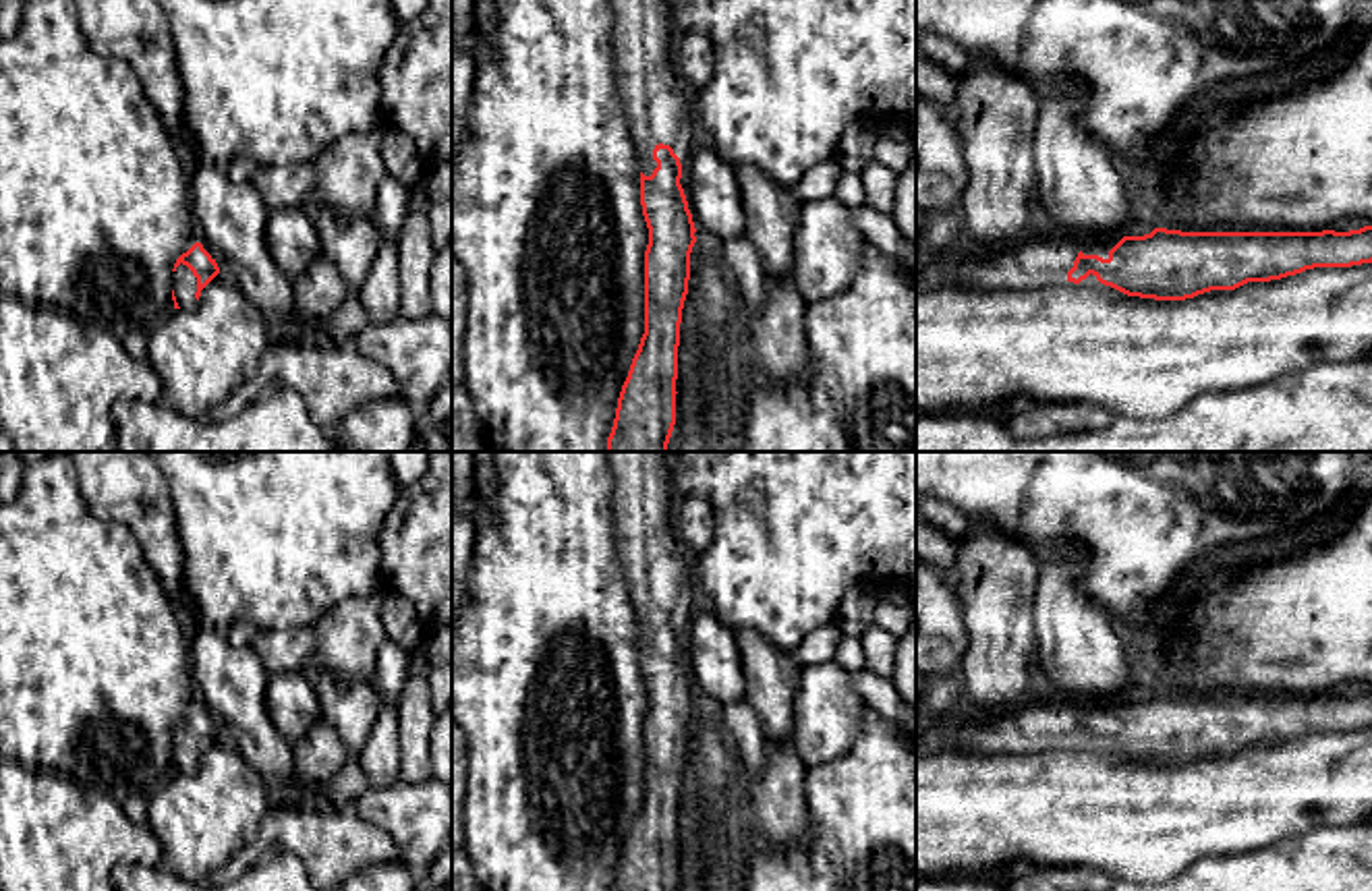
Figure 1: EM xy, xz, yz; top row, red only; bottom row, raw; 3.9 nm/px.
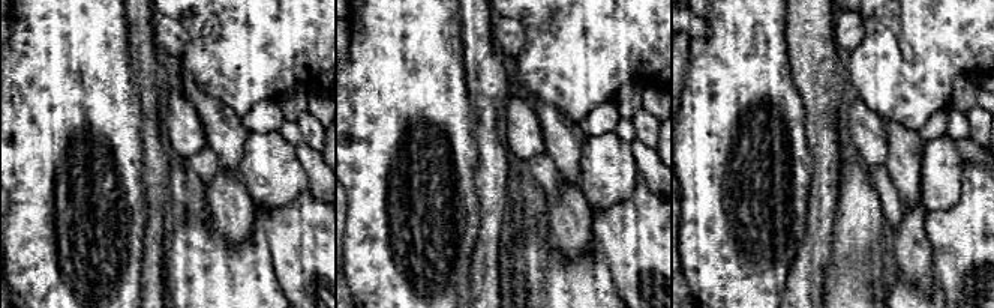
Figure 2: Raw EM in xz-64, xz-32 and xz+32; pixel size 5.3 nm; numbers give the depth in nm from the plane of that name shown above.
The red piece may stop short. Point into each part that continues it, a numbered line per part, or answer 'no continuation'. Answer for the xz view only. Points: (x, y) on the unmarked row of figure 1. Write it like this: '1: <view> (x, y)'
1: xz (655, 568)

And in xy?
1: xy (183, 746)

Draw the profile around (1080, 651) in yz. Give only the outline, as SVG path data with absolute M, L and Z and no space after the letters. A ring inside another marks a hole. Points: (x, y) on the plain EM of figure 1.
M1080 541L1067 545L1065 557L1040 557L1034 665L1074 711L1109 717L1130 700L1127 636L1080 591L1088 559L1090 551Z

